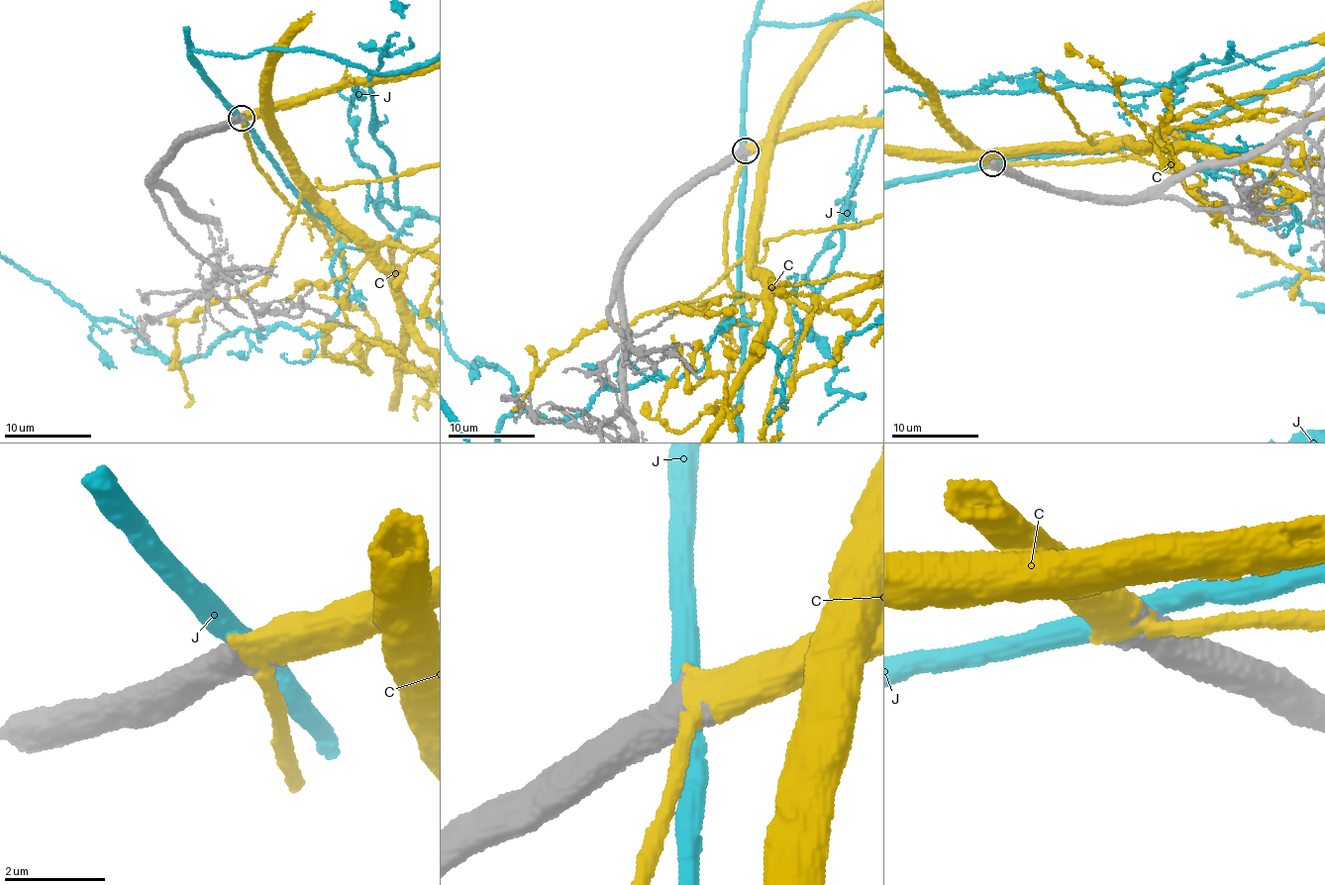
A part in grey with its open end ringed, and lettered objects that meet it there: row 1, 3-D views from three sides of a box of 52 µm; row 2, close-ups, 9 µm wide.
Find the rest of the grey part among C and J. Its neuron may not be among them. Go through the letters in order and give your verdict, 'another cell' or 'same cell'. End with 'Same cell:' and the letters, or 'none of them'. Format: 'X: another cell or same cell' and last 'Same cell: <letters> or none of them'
C: same cell
J: another cell
Same cell: C

